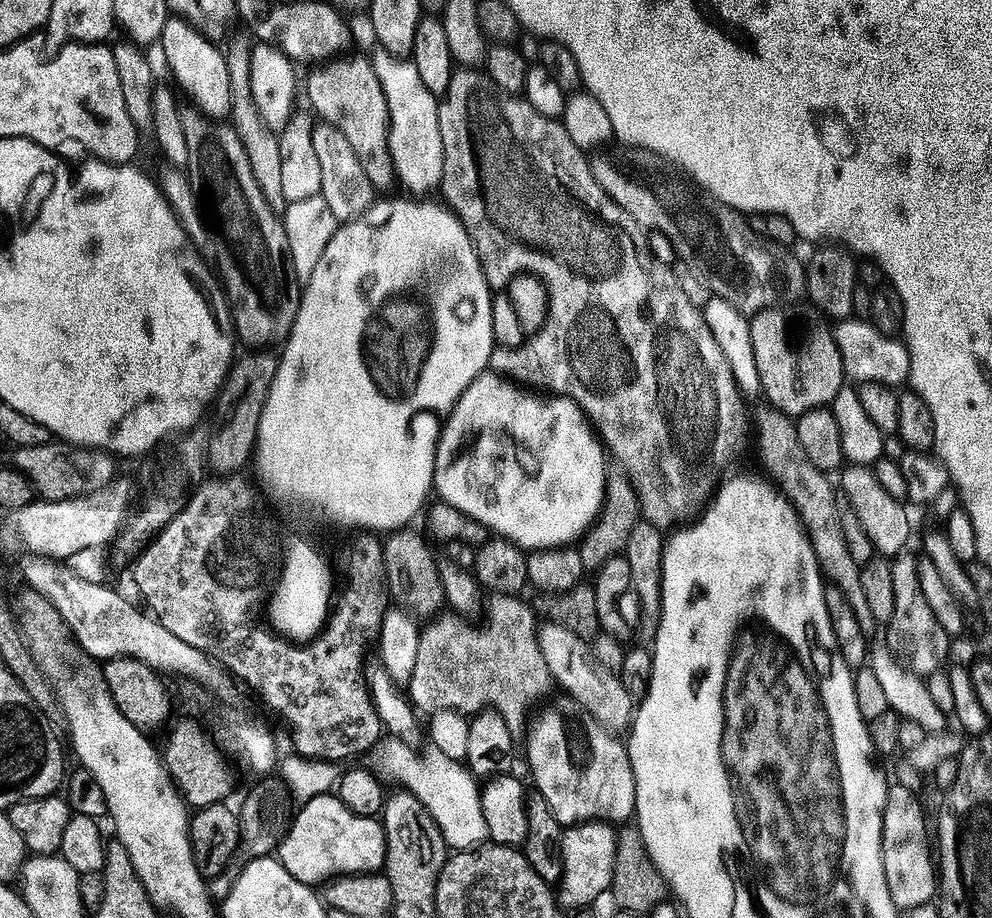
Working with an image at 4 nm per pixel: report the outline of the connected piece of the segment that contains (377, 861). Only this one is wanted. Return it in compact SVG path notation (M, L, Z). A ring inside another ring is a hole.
M339 795L316 797L305 803L296 821L283 833L278 859L298 882L309 886L324 886L341 876L366 876L381 871L388 847L383 823L376 818L362 818L340 801Z

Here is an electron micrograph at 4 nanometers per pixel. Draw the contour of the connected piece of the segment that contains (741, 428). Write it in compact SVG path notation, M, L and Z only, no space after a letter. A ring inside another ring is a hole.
M457 67L452 75L450 90L440 100L440 125L444 151L442 200L466 226L482 262L486 282L494 290L504 290L516 276L536 276L550 294L550 314L544 329L537 336L525 339L524 345L518 350L496 348L488 363L489 369L495 375L505 377L525 389L549 388L552 391L549 393L574 401L588 417L611 459L620 463L619 471L627 477L633 490L637 492L640 514L647 523L661 530L676 530L695 521L712 503L712 498L718 491L716 468L726 467L739 454L740 447L748 436L748 412L744 409L746 397L736 384L734 370L730 370L730 362L726 362L722 346L714 342L702 309L686 298L685 291L676 277L675 267L658 262L658 258L654 258L646 229L637 220L630 218L628 211L618 206L618 202L610 199L606 190L602 190L602 186L598 186L592 176L589 157L574 142L574 138L570 138L563 123L538 114L538 110L534 110L534 106L530 106L530 102L523 95L506 94L493 82L492 77L483 71Z

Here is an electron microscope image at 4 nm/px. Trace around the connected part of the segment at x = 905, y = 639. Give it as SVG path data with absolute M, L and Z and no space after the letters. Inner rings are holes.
M905 554L895 557L891 565L894 570L894 618L886 625L886 644L915 676L927 678L945 667L954 640L942 630L938 618L934 618L934 610L930 610L926 602L926 594L922 594L922 582L918 582L920 560Z

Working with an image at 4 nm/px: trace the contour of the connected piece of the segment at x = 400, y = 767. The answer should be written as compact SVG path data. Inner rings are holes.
M385 739L374 752L375 771L389 781L392 779L396 786L403 785L407 791L414 793L418 802L422 802L424 809L432 815L434 822L442 830L449 849L467 852L470 848L480 847L488 840L488 831L486 814L482 814L480 801L482 790L477 779L463 763L452 761L445 754L429 750L425 756L419 756L416 751L413 745L404 744L401 740Z

